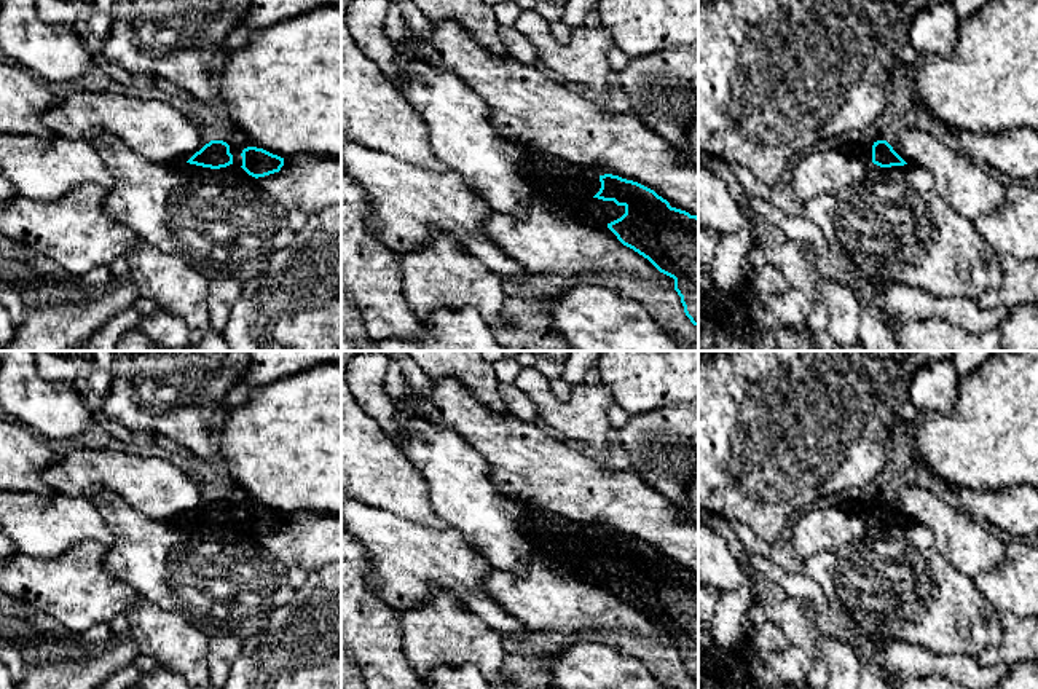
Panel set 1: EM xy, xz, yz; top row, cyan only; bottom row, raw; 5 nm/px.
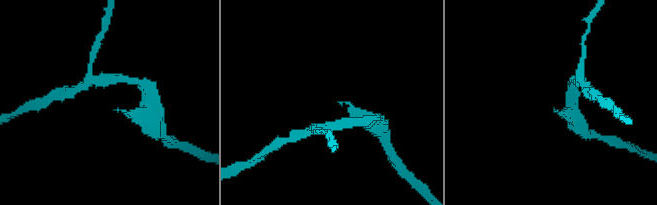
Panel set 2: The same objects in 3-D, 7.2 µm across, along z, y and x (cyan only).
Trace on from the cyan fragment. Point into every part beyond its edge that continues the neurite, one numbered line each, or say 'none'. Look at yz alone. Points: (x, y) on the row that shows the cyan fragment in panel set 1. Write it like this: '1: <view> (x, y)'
none

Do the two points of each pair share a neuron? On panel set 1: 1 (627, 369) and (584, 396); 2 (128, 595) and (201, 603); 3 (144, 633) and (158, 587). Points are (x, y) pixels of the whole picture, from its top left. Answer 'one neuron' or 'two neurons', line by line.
1: two neurons
2: two neurons
3: two neurons

